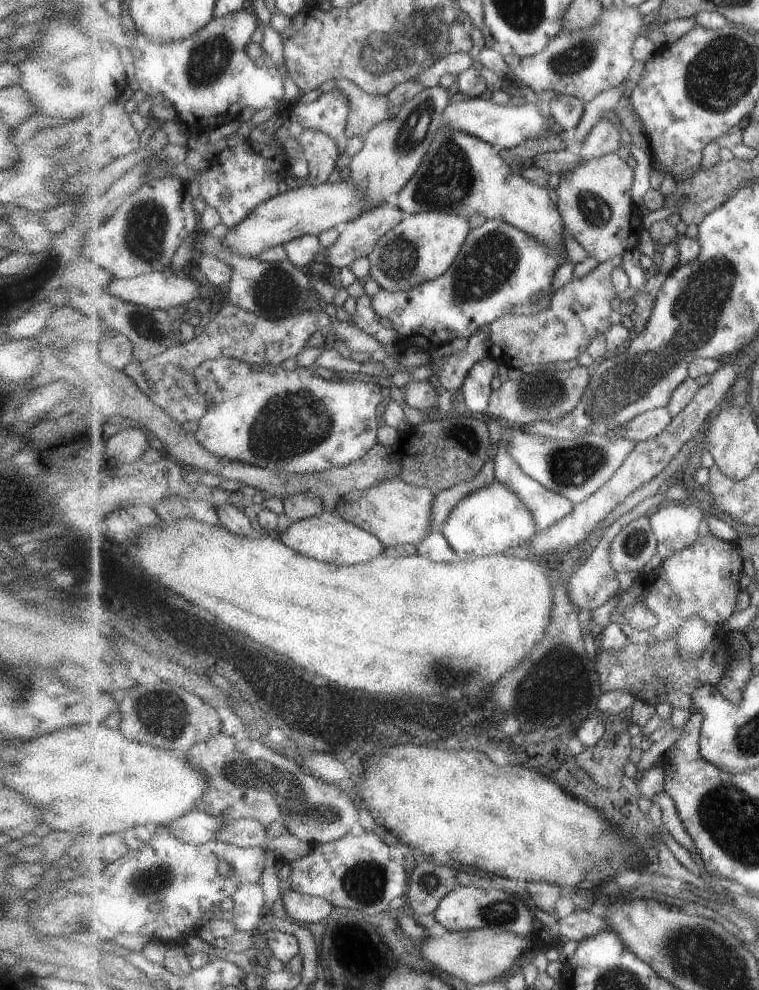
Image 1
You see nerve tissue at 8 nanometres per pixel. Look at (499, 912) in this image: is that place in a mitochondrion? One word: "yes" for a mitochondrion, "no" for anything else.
yes

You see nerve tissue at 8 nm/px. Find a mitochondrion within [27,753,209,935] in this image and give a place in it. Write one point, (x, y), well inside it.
(157, 878)

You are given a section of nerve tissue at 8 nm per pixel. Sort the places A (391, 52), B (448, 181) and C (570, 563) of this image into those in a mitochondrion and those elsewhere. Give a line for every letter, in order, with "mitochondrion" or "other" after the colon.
A: mitochondrion
B: mitochondrion
C: other

